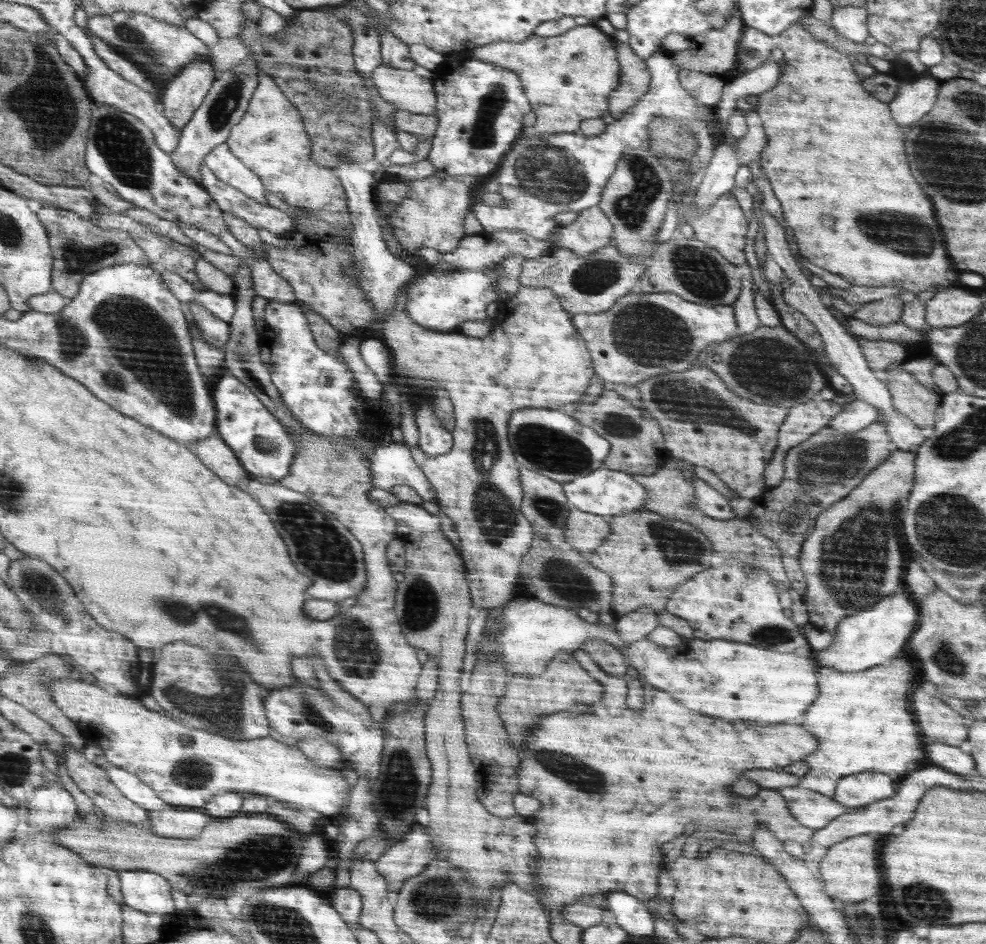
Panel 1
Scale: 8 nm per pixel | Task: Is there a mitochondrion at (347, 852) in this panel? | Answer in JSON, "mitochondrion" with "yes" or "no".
{"mitochondrion":"no"}

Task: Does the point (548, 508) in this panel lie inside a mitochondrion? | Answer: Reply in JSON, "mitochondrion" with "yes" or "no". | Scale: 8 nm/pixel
{"mitochondrion":"yes"}

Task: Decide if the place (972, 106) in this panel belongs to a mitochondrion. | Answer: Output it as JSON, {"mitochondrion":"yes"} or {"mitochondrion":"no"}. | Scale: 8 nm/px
{"mitochondrion":"yes"}

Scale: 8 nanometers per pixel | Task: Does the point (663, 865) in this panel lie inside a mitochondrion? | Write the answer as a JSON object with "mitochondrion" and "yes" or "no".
{"mitochondrion":"no"}

